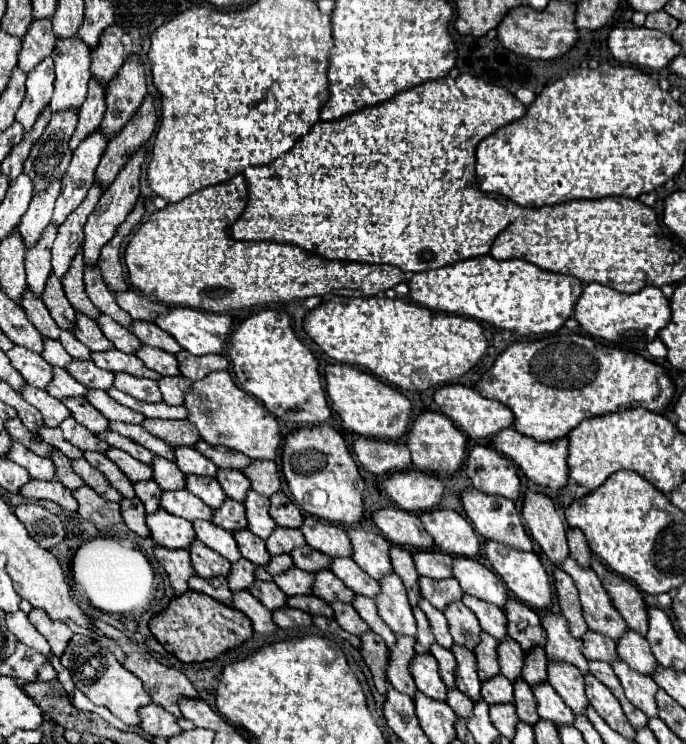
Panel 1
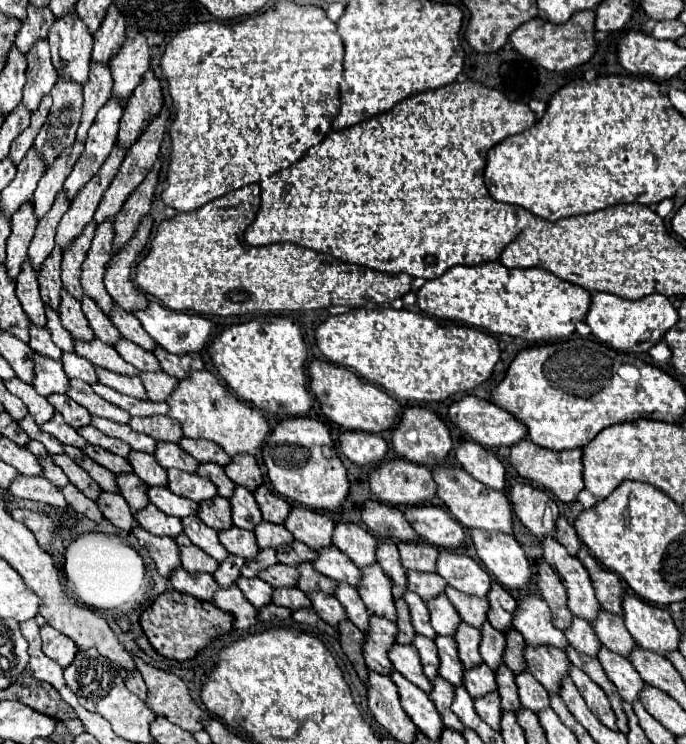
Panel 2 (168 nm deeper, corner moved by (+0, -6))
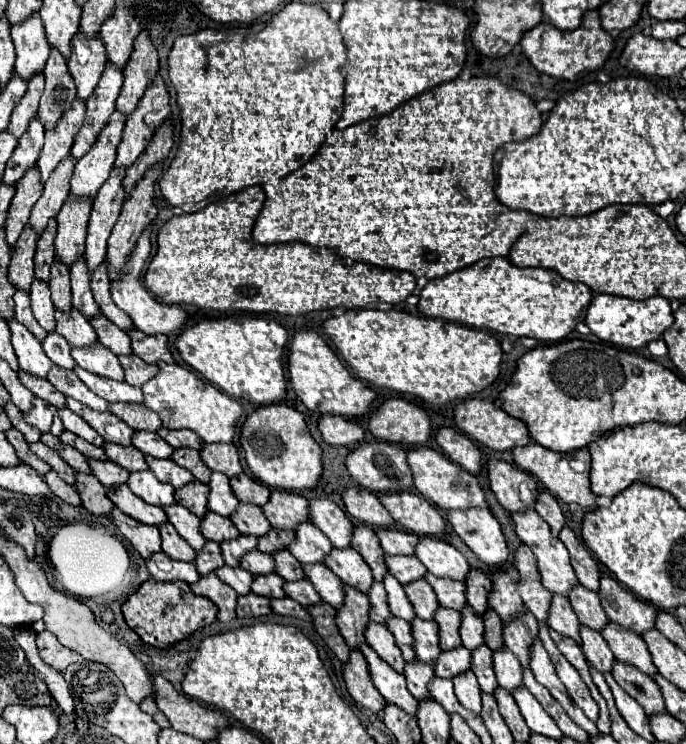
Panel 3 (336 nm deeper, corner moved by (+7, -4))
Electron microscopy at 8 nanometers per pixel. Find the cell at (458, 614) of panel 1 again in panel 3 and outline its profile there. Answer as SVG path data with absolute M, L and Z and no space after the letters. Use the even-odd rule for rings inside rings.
M417 579L417 581L403 585L403 589L413 605L415 615L421 619L433 619L433 609L437 609L439 603L431 585L425 579Z

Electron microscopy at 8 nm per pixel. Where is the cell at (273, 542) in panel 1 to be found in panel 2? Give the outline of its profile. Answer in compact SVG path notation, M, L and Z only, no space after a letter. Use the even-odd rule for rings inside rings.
M264 521L260 523L260 527L256 527L254 535L260 549L266 549L266 547L278 549L280 545L294 541L292 533L284 525L274 525L274 523L264 523Z

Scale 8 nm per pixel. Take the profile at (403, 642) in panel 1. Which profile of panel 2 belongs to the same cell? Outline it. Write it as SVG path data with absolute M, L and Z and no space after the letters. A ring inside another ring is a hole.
M376 615L370 617L370 631L366 633L368 643L364 643L364 659L368 667L380 675L392 673L392 661L388 659L388 651L396 643L398 627L388 619L380 619Z

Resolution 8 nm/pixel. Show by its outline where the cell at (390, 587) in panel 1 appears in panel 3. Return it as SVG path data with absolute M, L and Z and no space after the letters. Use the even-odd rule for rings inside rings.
M353 547L345 549L331 549L333 553L325 555L325 565L347 585L355 585L363 593L369 591L373 583L373 575L369 573L369 565L361 561L361 555Z

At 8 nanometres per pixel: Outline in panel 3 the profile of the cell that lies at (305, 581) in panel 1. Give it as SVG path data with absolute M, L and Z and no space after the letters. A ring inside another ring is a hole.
M257 549L245 553L245 555L241 557L239 565L241 565L245 571L253 573L253 575L263 575L263 573L273 573L273 571L275 571L275 561L273 561L273 557L267 555L267 553L261 553L261 551L257 551Z

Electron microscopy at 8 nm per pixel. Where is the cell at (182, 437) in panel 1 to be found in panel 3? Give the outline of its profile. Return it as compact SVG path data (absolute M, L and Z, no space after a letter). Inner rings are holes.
M111 403L109 411L135 431L157 431L161 427L157 413L139 403Z

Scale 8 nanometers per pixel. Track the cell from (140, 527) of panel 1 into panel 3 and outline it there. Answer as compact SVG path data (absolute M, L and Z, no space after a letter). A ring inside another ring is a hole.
M77 473L77 485L75 485L75 489L79 491L83 507L87 511L91 511L93 515L109 515L109 511L115 507L109 501L109 497L107 497L105 487L93 475Z

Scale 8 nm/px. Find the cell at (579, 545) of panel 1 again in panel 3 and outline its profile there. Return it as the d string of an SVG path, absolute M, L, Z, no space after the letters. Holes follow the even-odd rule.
M541 491L537 495L537 501L535 501L535 511L549 523L551 533L557 537L559 531L561 531L561 527L565 525L565 517L561 513L561 507L559 507L557 499L551 493Z

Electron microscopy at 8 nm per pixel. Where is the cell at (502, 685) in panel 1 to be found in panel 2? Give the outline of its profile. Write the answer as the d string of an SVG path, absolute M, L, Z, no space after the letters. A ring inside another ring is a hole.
M484 663L480 667L474 667L472 671L464 671L464 689L474 699L480 699L488 693L494 693L494 691L498 691L496 673L488 671L488 667L484 667Z

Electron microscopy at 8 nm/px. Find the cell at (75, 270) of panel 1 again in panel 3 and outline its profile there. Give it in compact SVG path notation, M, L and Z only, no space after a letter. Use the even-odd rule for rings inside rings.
M69 195L57 215L57 239L55 249L57 257L65 261L65 265L73 265L77 255L85 251L85 237L87 237L87 223L91 213L93 197L77 197Z

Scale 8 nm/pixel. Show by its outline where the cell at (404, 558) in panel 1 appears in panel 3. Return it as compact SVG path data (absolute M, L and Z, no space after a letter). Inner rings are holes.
M355 525L353 527L353 537L351 537L351 547L361 553L365 563L369 565L375 581L381 581L385 575L385 553L377 541L377 535L371 527L367 525Z

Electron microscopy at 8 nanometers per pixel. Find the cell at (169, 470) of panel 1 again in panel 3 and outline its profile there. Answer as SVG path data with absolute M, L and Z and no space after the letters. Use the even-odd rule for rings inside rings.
M103 443L103 451L113 463L125 467L127 471L143 471L143 469L147 469L145 455L139 449L131 447L131 445L123 447L123 445L117 445L117 443Z

